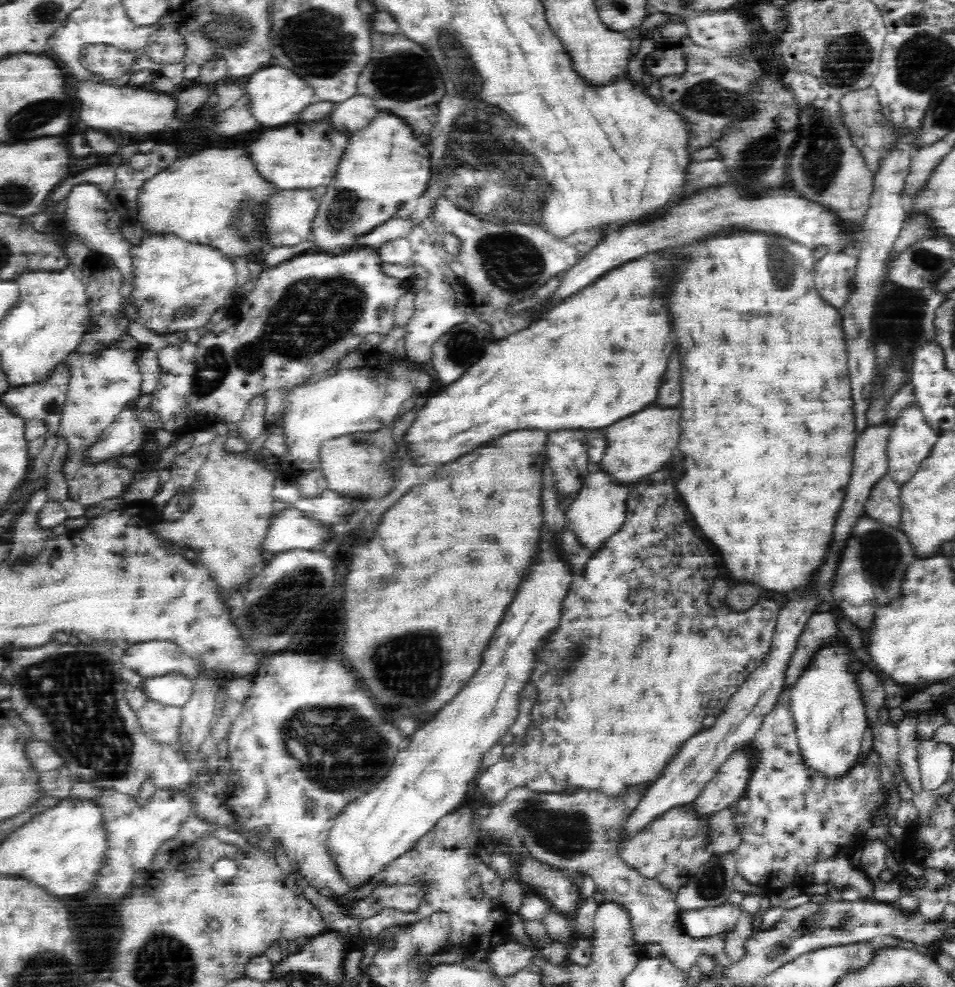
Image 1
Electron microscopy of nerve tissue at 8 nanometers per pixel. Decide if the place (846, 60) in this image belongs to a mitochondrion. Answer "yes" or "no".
yes

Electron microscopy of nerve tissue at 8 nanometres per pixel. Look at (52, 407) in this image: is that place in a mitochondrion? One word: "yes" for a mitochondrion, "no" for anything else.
no

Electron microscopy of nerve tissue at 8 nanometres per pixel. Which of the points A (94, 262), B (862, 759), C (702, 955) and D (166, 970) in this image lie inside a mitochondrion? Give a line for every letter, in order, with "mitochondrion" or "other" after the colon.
A: other
B: other
C: other
D: mitochondrion

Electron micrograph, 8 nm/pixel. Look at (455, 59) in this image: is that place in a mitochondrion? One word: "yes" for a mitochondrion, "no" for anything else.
yes

